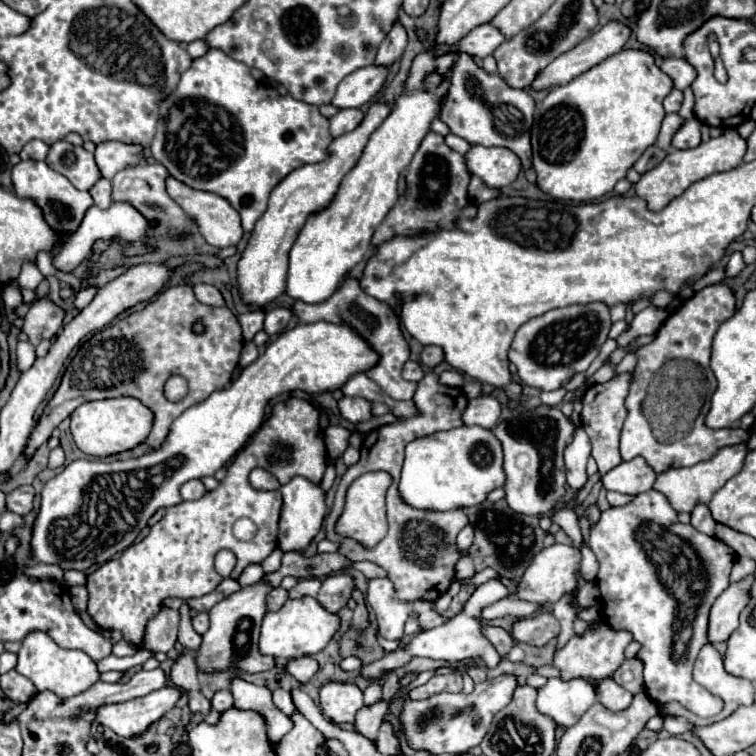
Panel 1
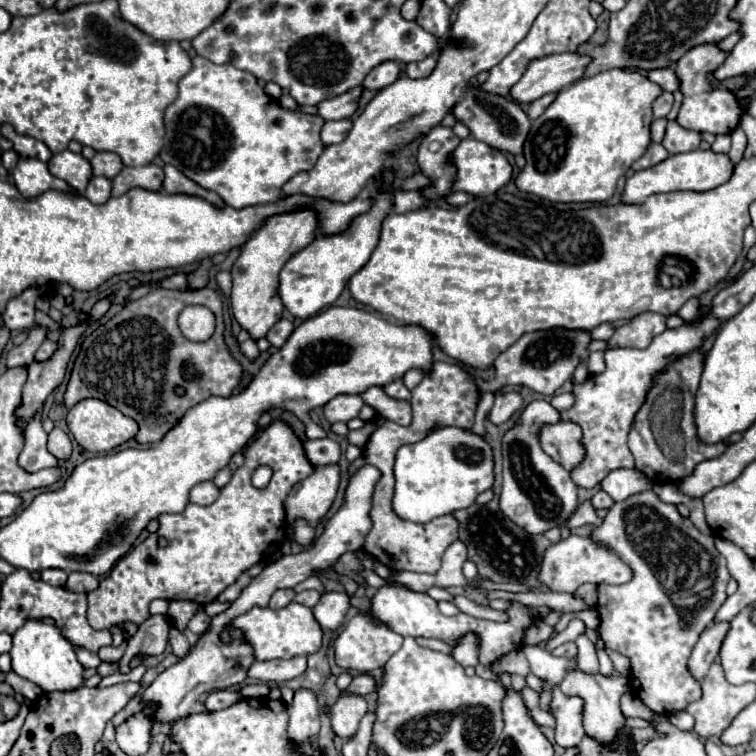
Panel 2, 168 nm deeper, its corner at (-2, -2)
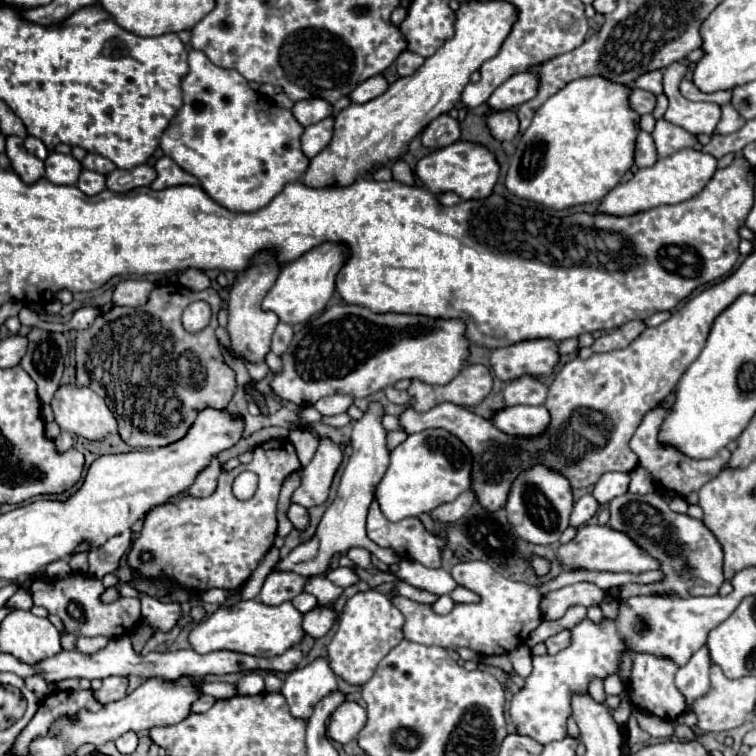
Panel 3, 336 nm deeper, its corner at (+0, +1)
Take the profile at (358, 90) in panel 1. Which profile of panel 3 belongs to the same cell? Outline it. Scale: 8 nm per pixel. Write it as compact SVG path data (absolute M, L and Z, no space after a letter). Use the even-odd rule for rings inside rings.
M308 98L302 102L294 102L290 112L302 126L310 126L314 122L320 122L322 118L328 118L332 114L332 106L322 98Z

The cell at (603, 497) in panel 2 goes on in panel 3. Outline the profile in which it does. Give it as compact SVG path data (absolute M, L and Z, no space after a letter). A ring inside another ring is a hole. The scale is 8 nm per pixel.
M592 494L582 496L582 498L574 504L574 510L572 510L572 516L570 516L570 526L580 528L580 526L586 524L596 512L598 512L598 502L596 502L596 498L594 498Z

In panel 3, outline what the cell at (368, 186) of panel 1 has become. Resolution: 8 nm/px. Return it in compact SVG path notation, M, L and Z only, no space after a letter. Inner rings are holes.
M328 242L322 246L316 246L314 250L310 250L310 254L304 254L302 258L282 266L272 290L266 294L262 302L262 310L274 312L286 324L304 324L312 316L322 314L328 300L334 294L334 278L342 268L346 256L348 252L342 244Z

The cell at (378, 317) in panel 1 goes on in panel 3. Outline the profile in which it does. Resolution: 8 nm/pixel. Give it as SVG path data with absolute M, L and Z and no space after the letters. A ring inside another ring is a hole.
M388 386L388 388L384 390L384 394L386 394L386 398L388 398L392 404L402 404L402 406L406 406L406 404L410 402L410 396L408 396L406 390L396 390L396 388Z

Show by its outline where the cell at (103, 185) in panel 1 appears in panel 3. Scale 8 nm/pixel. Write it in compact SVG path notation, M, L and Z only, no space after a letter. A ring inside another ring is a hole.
M82 170L80 172L80 178L78 178L78 184L76 184L84 194L88 196L94 196L98 192L102 192L106 188L106 178L98 172L92 172L92 170Z

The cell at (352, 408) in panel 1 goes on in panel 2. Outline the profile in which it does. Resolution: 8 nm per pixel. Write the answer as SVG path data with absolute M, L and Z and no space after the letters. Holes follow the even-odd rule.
M340 395L340 397L334 397L332 401L328 401L324 405L324 415L326 415L326 419L330 423L338 423L338 421L348 423L350 419L358 417L362 405L364 405L362 397L356 397L356 395Z

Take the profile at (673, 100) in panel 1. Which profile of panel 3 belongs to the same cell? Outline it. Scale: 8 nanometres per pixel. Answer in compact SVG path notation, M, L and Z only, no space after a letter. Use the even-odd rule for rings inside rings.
M632 88L630 96L628 96L628 102L630 102L630 108L638 114L650 114L654 110L654 104L656 104L656 96L646 92L646 90L638 90L638 88Z

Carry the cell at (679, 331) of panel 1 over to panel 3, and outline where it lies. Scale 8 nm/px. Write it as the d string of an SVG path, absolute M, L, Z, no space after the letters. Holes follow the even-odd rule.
M660 406L650 410L644 416L644 420L640 422L640 426L636 428L636 432L634 432L632 440L630 440L630 448L638 456L638 464L652 474L654 482L658 482L662 488L674 492L676 496L686 498L690 492L698 492L706 482L710 482L710 478L716 478L722 472L722 468L730 460L730 450L722 448L718 452L718 456L712 458L712 460L690 460L688 456L684 456L682 452L678 452L674 448L662 448L658 444L658 430L660 430L660 424L666 418L666 414L668 414L668 410L664 410Z

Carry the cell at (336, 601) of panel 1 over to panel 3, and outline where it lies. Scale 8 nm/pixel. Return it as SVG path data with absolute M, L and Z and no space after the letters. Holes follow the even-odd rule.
M318 606L314 608L310 614L304 614L304 622L302 622L302 630L312 636L312 638L322 638L324 634L330 632L330 628L336 622L336 612L328 606Z

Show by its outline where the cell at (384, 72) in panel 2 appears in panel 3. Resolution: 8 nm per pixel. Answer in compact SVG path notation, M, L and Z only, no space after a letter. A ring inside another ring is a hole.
M374 76L374 78L368 78L366 82L358 84L358 86L350 92L348 98L350 98L354 104L366 104L366 102L378 98L380 94L384 94L386 88L388 88L386 78L384 78L384 76Z

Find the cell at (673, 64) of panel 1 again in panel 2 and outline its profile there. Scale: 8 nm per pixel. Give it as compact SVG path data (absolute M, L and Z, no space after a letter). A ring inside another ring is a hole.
M668 67L668 69L652 69L652 71L648 71L648 79L658 83L664 91L670 91L670 93L680 89L680 79L676 77L672 67Z

